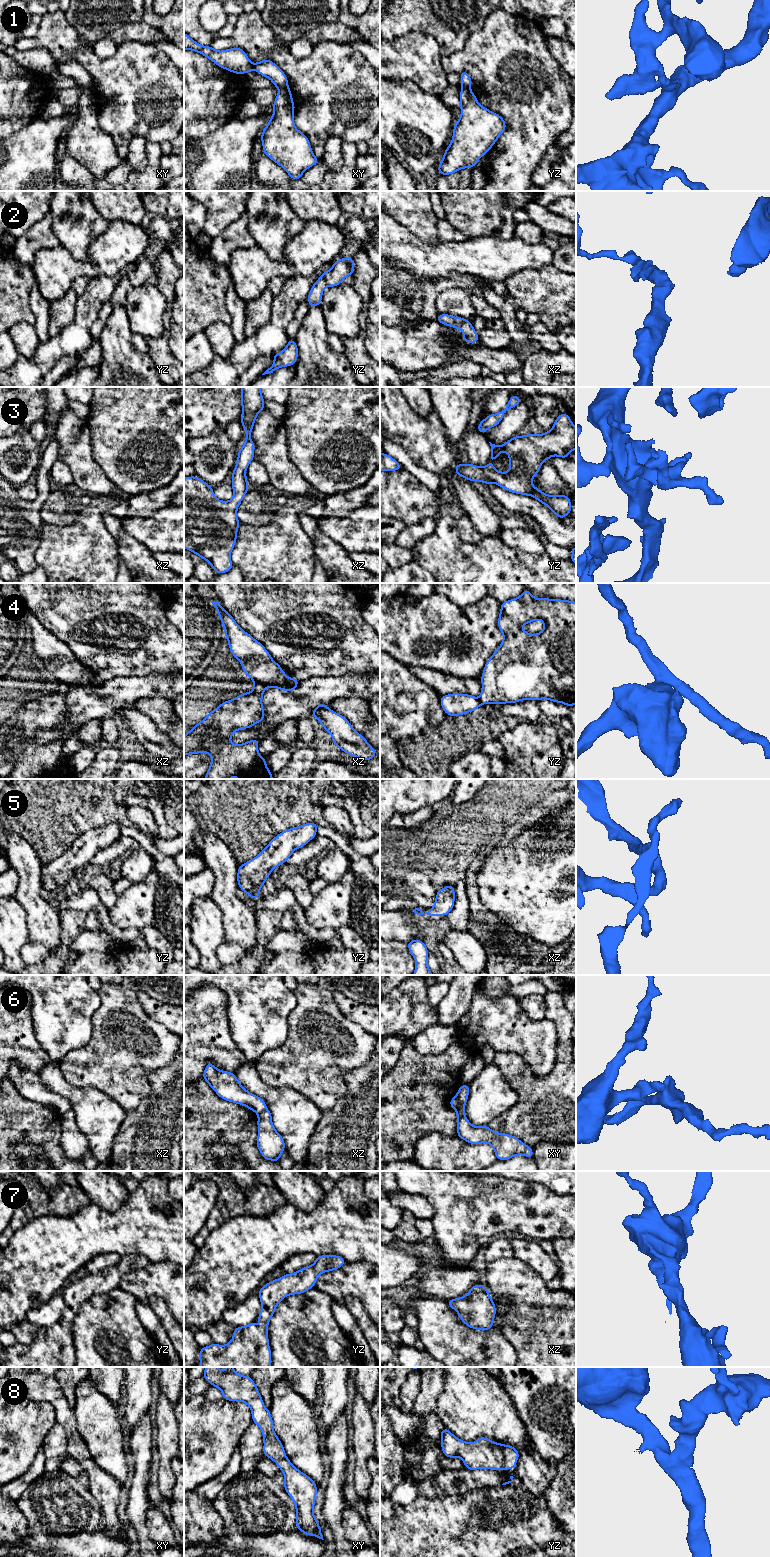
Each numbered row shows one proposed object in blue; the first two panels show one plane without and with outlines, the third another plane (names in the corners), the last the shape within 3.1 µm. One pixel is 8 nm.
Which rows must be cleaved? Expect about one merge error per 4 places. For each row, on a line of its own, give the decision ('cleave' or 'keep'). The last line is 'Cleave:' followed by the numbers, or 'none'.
1: cleave
2: keep
3: keep
4: cleave
5: keep
6: cleave
7: keep
8: keep
Cleave: 1, 4, 6

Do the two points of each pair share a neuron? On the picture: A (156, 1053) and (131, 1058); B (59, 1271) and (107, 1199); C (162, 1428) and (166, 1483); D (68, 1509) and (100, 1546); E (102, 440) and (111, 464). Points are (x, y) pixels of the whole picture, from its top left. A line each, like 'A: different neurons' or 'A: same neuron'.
A: same neuron
B: different neurons
C: same neuron
D: same neuron
E: same neuron

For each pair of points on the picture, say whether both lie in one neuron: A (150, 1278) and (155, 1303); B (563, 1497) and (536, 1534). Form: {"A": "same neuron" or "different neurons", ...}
{"A": "different neurons", "B": "different neurons"}

